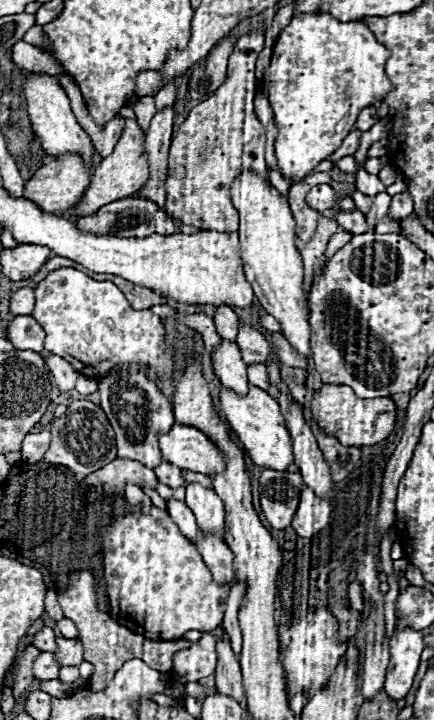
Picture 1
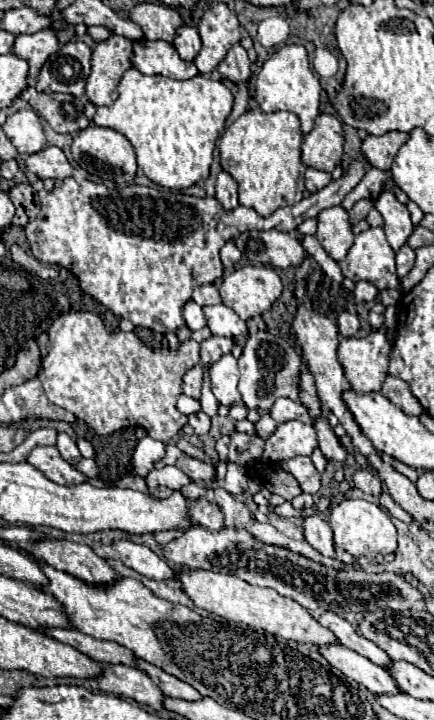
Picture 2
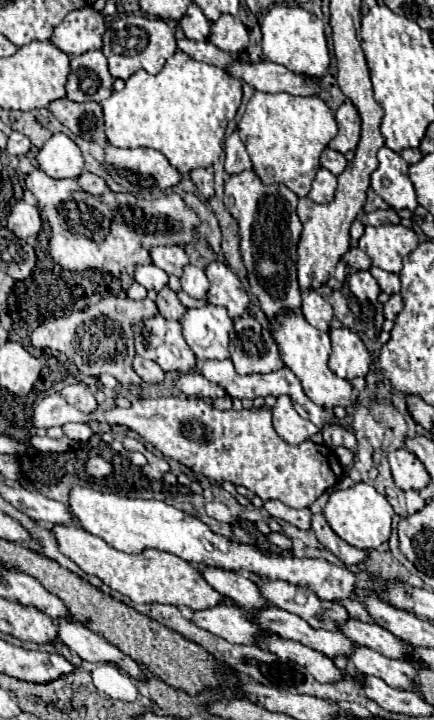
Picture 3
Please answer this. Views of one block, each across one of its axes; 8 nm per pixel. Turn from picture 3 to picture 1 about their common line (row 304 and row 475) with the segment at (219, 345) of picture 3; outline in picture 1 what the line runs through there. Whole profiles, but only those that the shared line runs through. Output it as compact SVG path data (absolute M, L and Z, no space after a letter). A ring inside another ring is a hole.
M174 424L170 432L160 434L160 450L166 462L180 470L190 470L212 478L226 470L222 450L198 428Z

